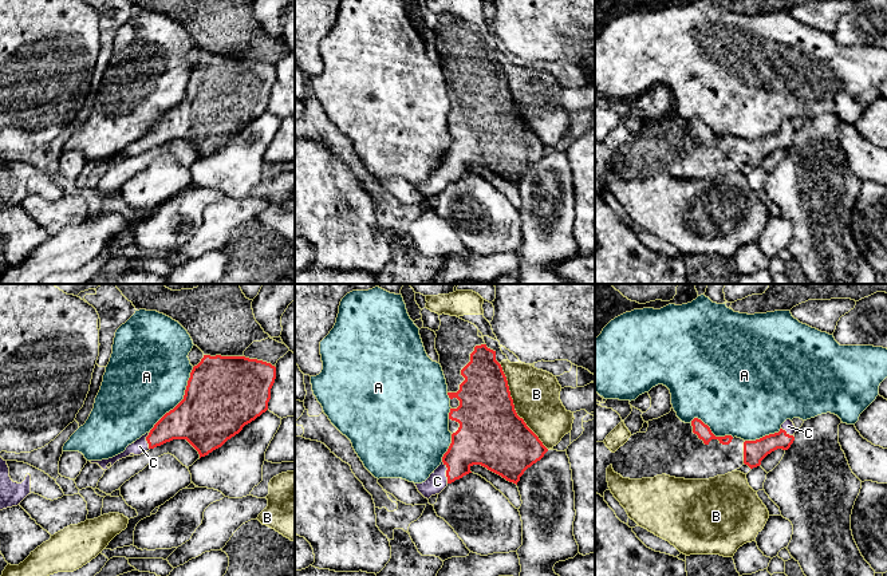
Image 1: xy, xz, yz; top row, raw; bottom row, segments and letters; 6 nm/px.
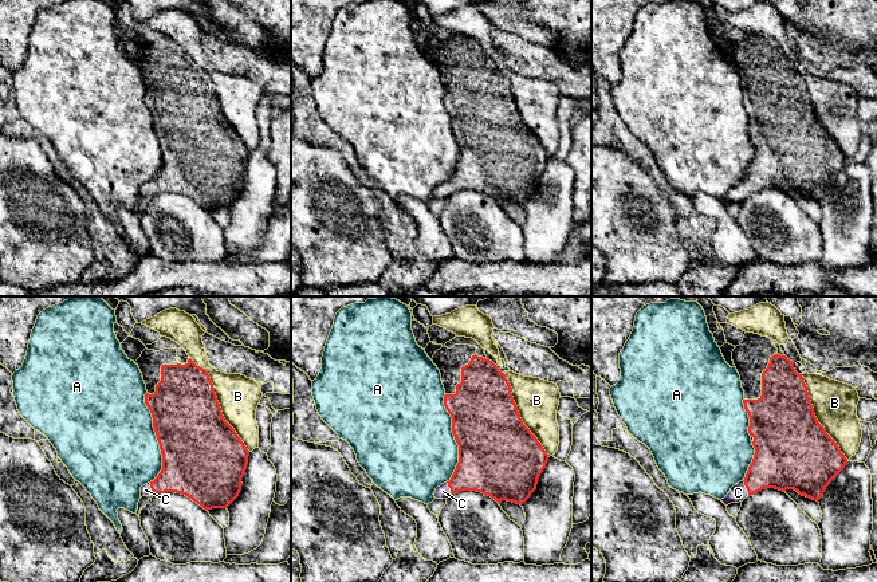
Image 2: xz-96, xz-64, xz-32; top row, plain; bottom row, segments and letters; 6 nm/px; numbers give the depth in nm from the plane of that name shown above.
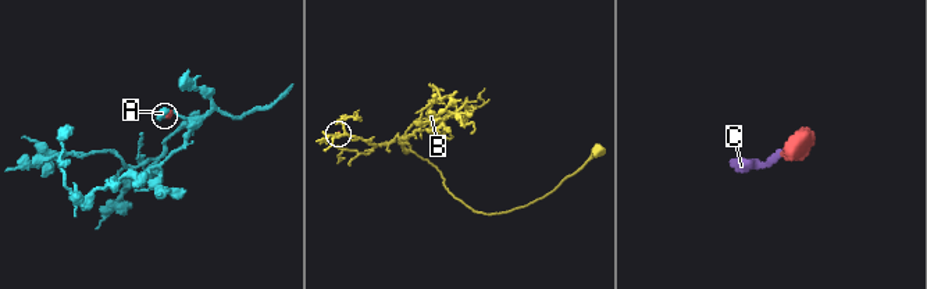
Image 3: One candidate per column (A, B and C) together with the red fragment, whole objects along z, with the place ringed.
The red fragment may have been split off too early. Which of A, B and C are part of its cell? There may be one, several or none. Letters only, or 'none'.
C

